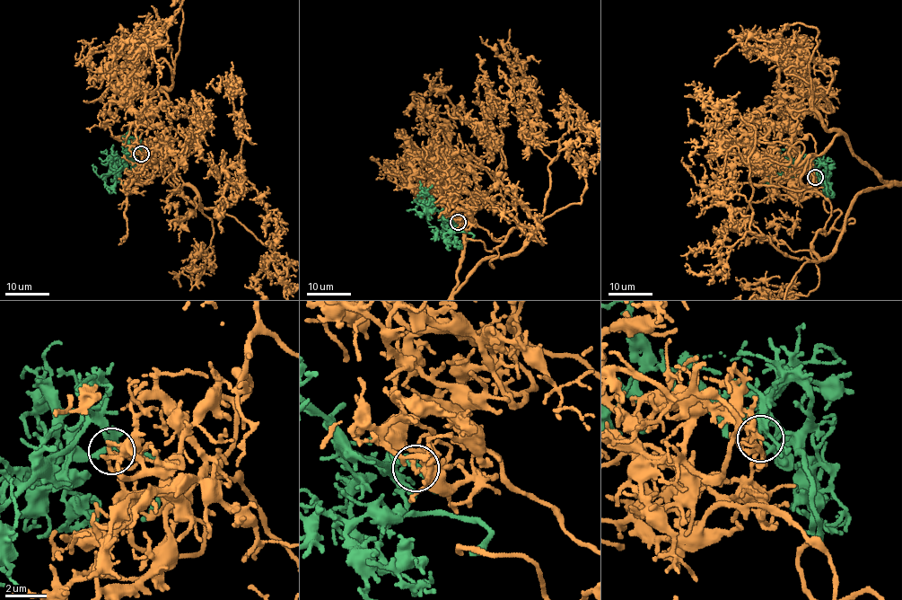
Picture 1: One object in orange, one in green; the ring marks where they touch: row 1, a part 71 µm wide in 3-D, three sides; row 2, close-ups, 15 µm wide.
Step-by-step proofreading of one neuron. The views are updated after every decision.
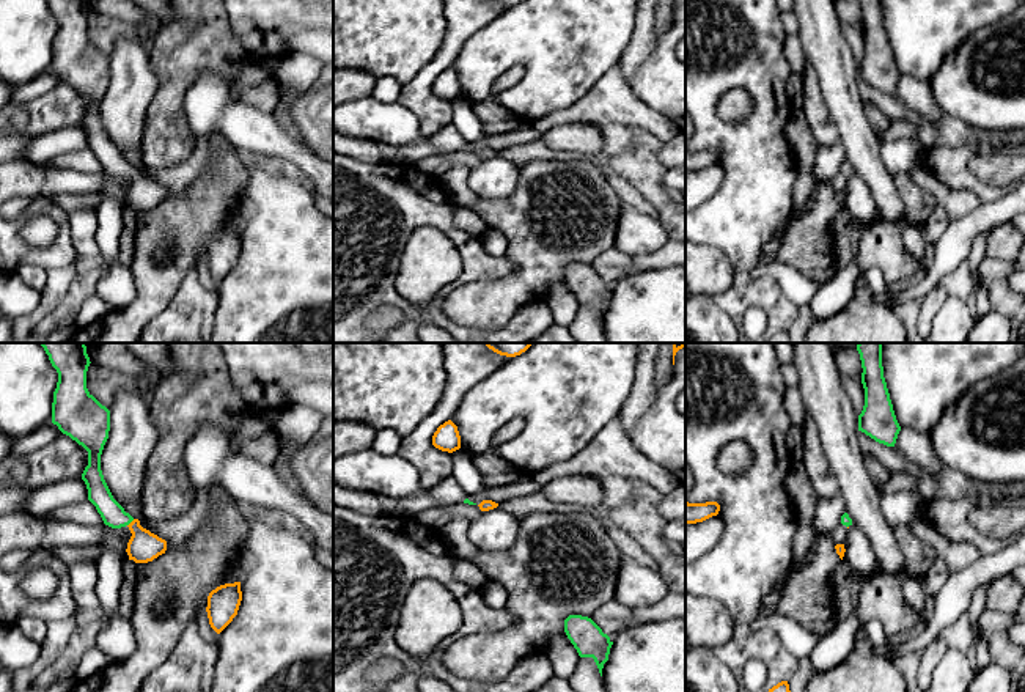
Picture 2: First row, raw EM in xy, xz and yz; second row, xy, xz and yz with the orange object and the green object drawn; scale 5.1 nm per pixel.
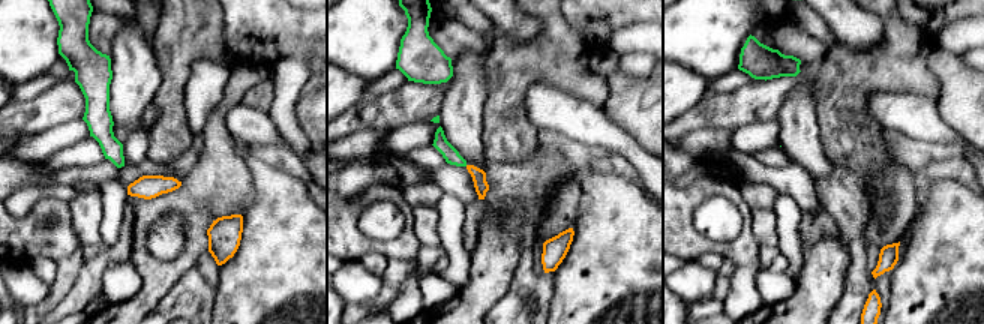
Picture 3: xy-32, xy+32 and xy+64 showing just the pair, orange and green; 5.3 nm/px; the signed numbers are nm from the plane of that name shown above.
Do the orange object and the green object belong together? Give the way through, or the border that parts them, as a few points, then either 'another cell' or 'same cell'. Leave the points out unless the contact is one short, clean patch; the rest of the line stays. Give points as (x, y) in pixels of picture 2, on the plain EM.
way xy (143, 194), (139, 180), (131, 170), (112, 161); same cell

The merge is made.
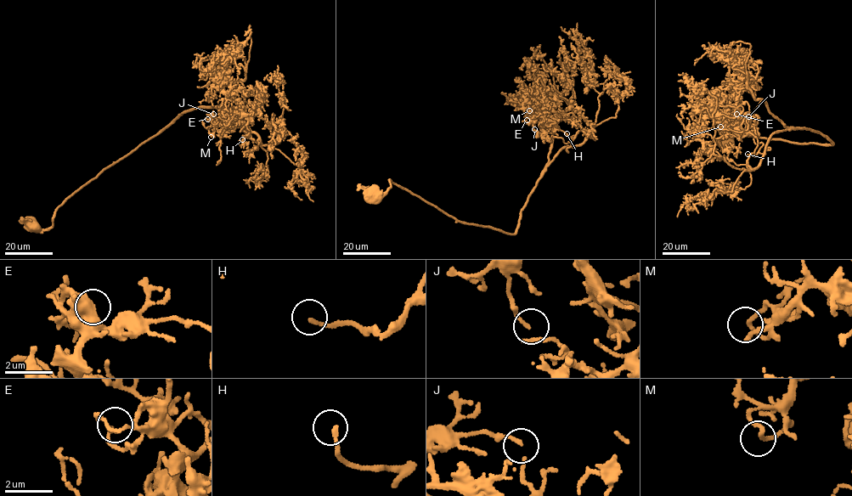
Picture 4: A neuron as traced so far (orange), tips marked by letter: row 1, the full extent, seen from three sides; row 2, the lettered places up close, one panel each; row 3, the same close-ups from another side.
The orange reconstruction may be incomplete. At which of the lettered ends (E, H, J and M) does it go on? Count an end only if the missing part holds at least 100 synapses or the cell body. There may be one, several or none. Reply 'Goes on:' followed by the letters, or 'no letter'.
Goes on: H

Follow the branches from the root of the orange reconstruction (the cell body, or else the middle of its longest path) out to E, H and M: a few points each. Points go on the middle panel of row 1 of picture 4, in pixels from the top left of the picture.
E: (372, 195), (386, 194), (389, 180), (459, 221), (513, 233), (542, 172), (586, 137), (527, 120)
H: (372, 195), (386, 194), (389, 180), (459, 221), (513, 233), (542, 172), (586, 137), (567, 133)
M: (372, 195), (386, 194), (389, 180), (459, 221), (513, 233), (542, 172), (586, 137), (543, 126), (529, 110)

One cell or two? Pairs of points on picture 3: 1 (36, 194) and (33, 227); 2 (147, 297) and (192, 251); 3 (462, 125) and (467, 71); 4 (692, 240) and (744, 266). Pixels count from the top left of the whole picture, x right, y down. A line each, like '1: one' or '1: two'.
1: two
2: one
3: one
4: one

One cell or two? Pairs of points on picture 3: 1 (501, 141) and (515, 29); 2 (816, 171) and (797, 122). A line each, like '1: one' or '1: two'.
1: two
2: one

